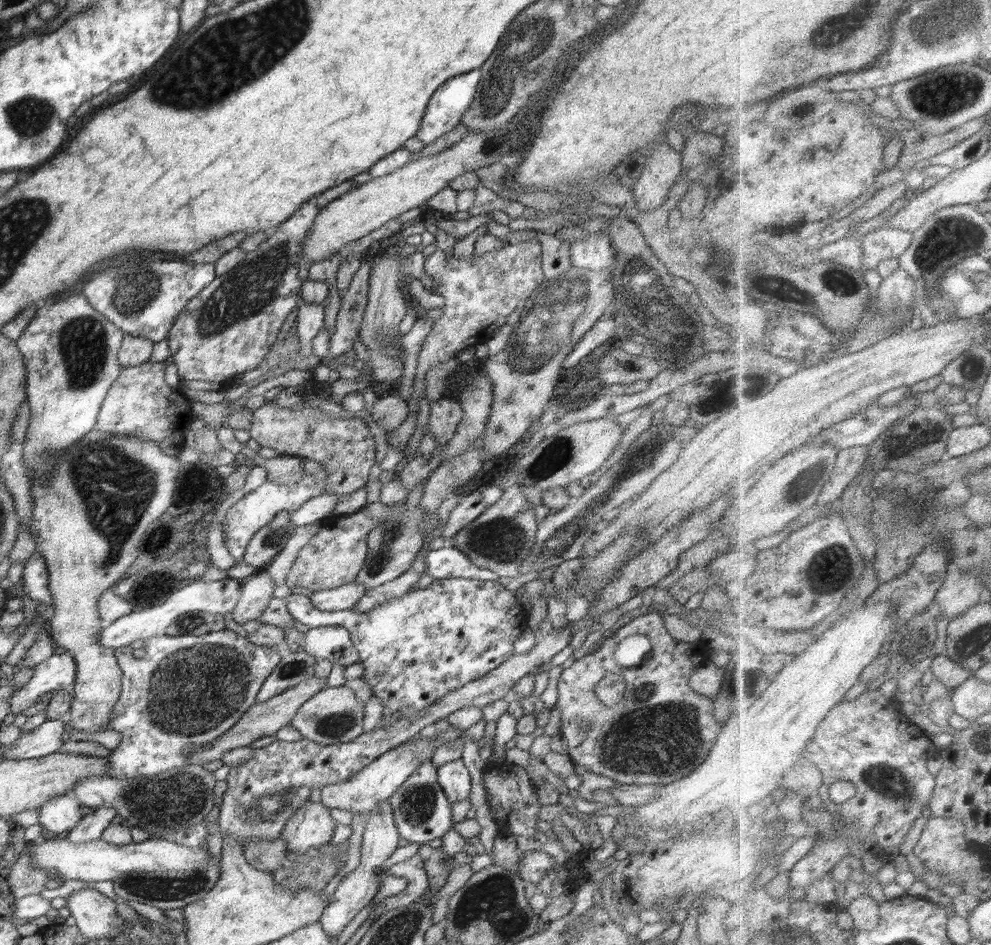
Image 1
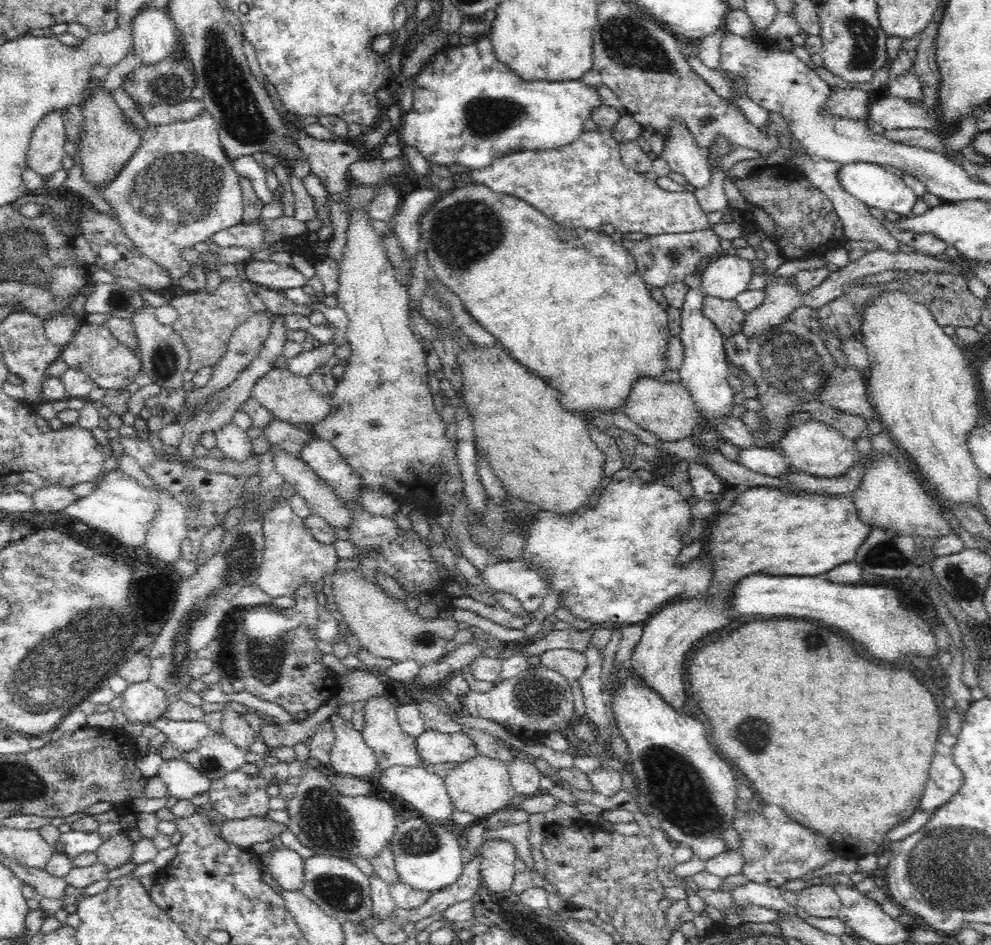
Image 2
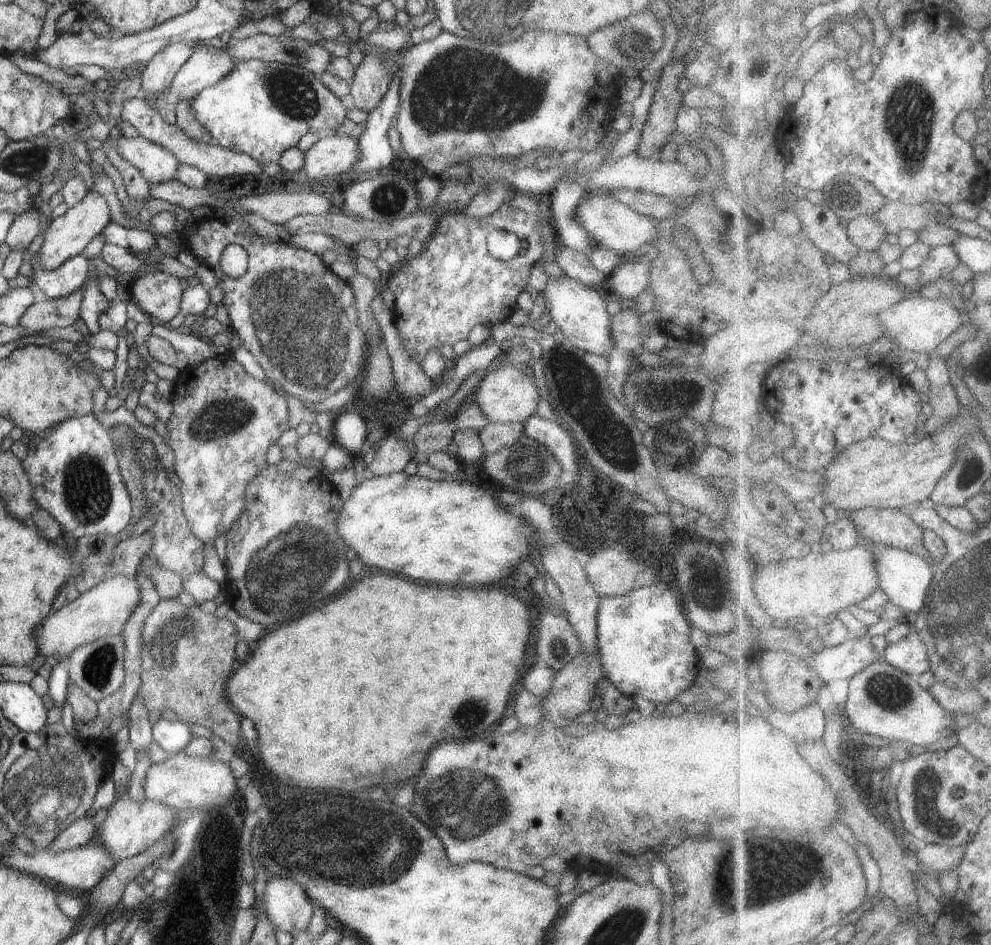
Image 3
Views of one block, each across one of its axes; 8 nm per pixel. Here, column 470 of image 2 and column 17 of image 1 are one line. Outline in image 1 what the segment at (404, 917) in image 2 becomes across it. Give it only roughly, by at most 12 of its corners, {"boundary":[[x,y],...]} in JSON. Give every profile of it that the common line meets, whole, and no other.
{"boundary":[[23,852],[6,877],[15,900],[40,895],[49,870]]}

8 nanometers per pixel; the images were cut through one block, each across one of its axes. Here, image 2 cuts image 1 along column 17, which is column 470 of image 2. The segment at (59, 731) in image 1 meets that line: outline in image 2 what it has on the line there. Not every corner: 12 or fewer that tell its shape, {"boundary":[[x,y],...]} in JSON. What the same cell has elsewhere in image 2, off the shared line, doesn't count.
{"boundary":[[425,730],[416,741],[426,768],[478,755],[462,730]]}

